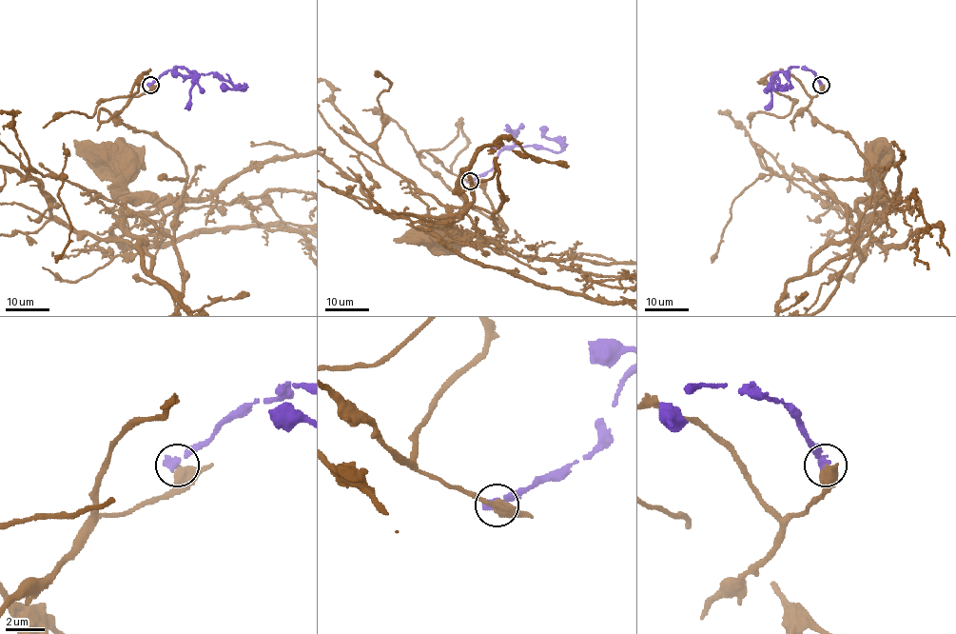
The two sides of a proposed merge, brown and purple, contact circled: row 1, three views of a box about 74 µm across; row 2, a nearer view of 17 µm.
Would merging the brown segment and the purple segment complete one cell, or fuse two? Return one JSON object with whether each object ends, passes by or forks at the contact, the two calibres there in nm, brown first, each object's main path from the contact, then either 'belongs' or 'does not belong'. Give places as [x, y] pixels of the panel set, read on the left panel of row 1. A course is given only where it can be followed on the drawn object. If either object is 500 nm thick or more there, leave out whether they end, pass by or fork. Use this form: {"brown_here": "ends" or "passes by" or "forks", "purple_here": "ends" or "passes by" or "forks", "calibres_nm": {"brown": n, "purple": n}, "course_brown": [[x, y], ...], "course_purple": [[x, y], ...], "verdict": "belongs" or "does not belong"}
{"calibres_nm": {"brown": 500, "purple": 440}, "course_brown": [[150, 85], [100, 121], [105, 109], [156, 134], [185, 167], [184, 191], [179, 198], [130, 195], [119, 161]], "course_purple": [[150, 85], [169, 70], [184, 67], [198, 73], [218, 72], [242, 88], [224, 87]], "verdict": "does not belong"}

